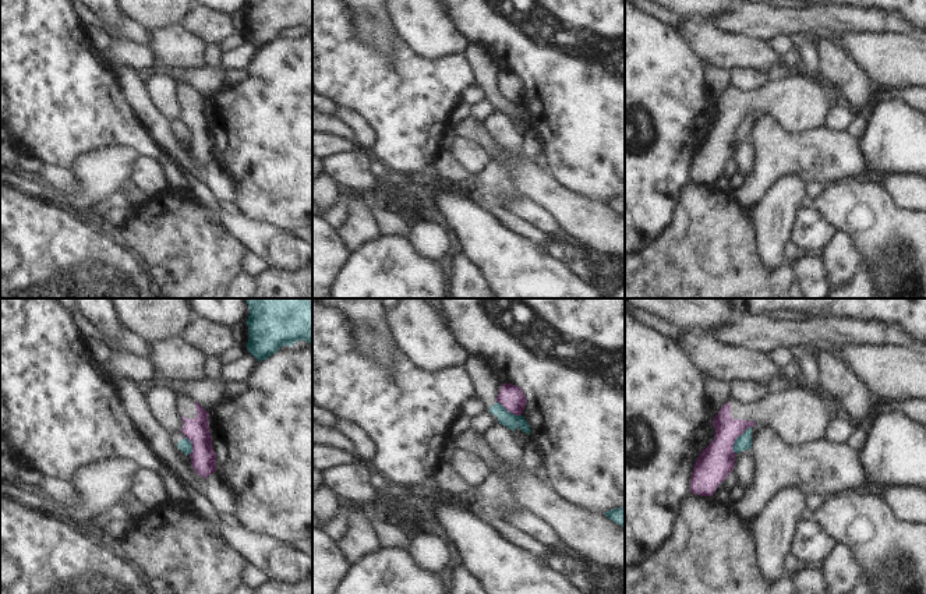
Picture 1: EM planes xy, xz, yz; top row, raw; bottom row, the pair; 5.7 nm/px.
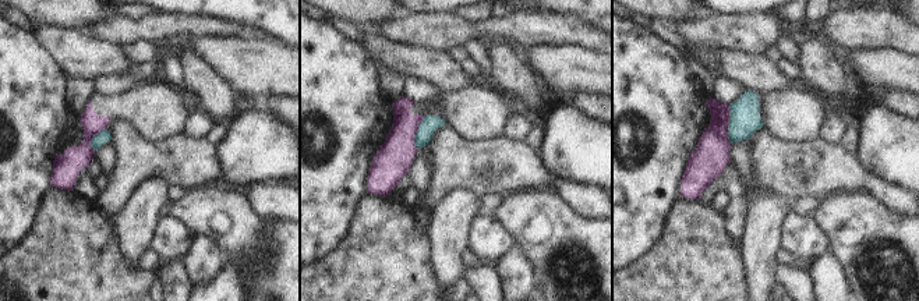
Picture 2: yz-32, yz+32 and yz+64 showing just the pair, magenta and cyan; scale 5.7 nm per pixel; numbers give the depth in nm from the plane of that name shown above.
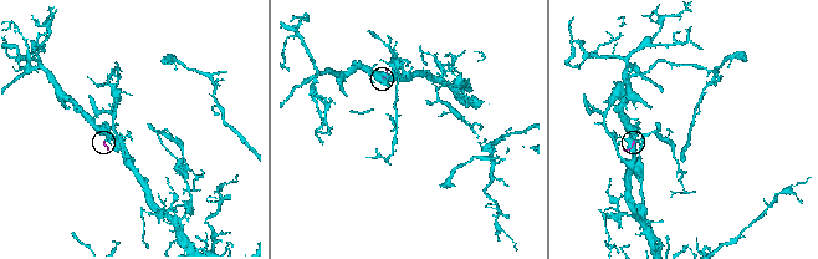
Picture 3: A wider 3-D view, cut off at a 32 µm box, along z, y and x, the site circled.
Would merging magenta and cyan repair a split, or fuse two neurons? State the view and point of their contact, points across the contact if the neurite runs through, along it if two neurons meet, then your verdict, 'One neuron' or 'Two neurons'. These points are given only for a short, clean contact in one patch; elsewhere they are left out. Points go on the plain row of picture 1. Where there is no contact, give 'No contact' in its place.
Touches magenta at yz (735, 127). Boundary: yz (750, 113), (737, 126), (734, 131), (735, 141). Two neurons.

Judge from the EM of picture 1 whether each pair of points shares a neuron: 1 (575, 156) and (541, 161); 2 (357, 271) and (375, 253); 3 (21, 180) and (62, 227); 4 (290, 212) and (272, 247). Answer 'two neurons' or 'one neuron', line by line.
1: two neurons
2: one neuron
3: two neurons
4: two neurons

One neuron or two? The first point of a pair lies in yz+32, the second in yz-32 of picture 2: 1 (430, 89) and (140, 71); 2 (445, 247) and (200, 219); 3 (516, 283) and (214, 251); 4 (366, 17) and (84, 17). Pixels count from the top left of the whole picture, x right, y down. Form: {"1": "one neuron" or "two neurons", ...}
{"1": "one neuron", "2": "two neurons", "3": "one neuron", "4": "one neuron"}

